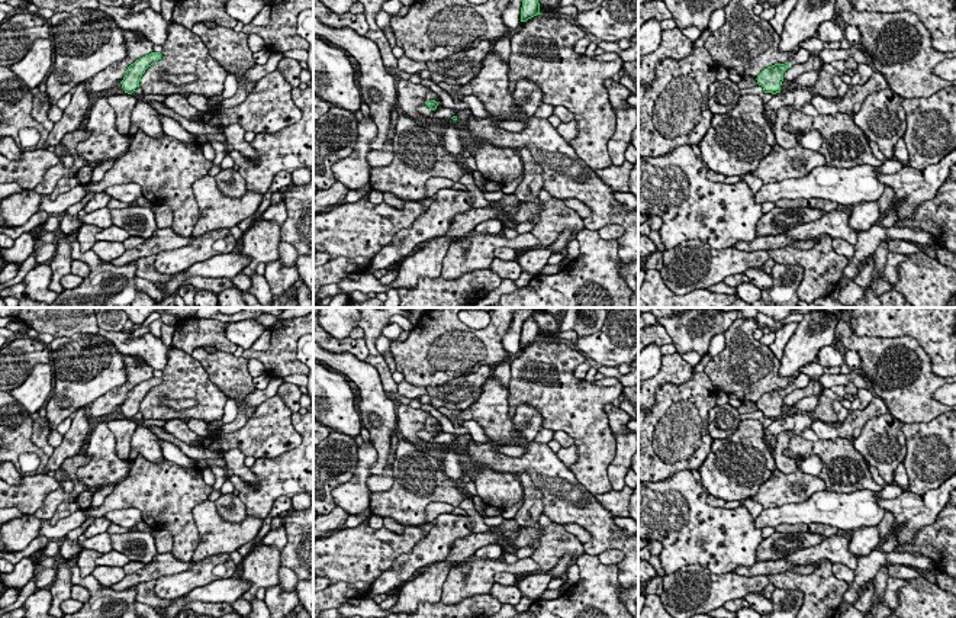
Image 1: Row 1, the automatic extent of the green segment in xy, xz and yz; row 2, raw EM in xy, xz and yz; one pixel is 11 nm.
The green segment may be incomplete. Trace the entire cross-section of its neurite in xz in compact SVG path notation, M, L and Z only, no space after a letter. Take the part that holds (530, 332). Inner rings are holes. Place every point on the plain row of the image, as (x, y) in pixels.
M531 315L522 325L521 347L527 347L528 344L531 344L537 339L541 339L540 338L540 328Z

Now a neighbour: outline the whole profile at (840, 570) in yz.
M833 563L833 573L849 585L854 580L854 570L843 563Z

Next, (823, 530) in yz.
M780 524L776 527L776 532L792 534L792 532L814 532L823 538L838 534L840 531L836 527L825 524Z

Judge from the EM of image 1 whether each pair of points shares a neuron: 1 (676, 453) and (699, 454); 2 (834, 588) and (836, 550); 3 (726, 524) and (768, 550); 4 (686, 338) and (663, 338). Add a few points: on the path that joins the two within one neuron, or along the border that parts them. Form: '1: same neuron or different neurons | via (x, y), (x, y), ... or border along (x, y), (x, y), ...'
1: same neuron | via (682, 453), (694, 453)
2: different neurons | border along (827, 559), (831, 563)
3: different neurons | border along (763, 538), (755, 560)
4: different neurons | border along (657, 322), (673, 343)

